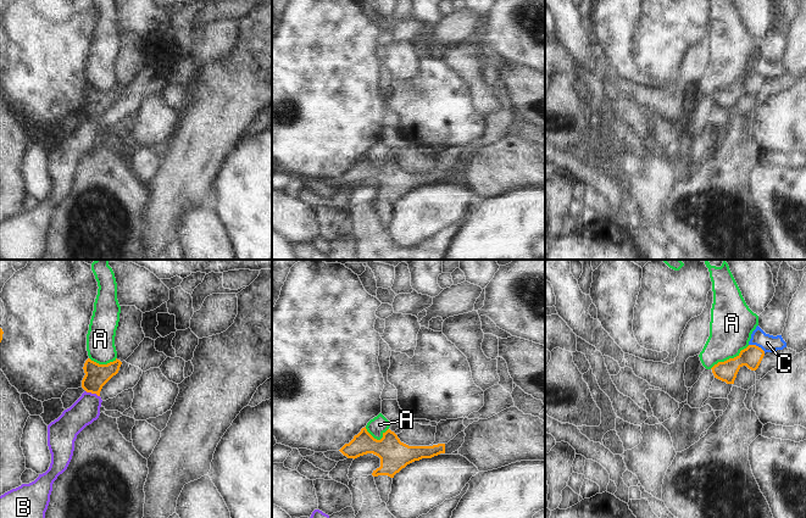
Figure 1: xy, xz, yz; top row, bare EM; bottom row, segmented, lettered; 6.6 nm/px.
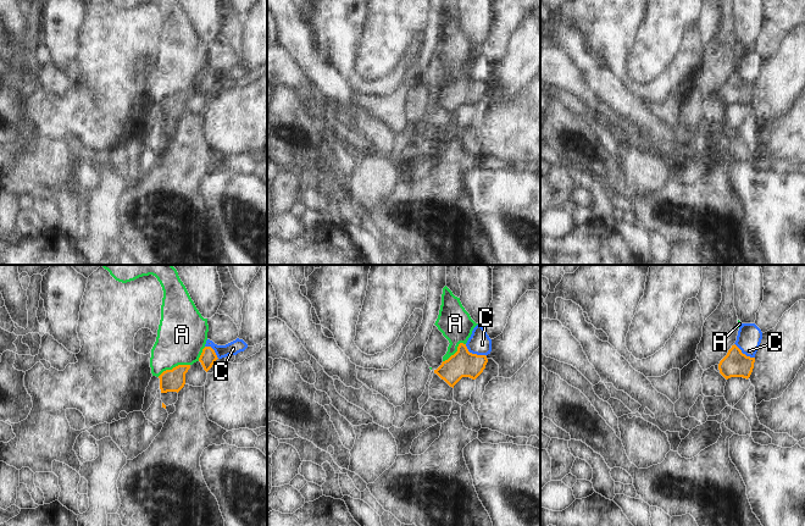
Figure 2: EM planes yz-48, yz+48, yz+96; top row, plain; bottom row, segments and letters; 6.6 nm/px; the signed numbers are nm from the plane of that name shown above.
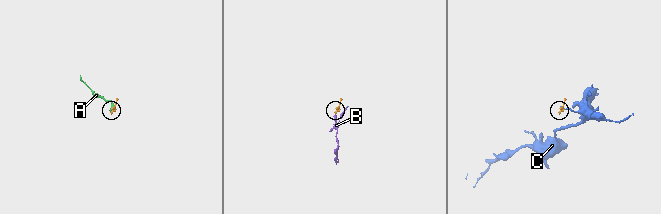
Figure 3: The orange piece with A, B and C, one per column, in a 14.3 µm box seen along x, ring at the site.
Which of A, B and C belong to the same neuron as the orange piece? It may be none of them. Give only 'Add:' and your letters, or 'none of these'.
Add: none of these

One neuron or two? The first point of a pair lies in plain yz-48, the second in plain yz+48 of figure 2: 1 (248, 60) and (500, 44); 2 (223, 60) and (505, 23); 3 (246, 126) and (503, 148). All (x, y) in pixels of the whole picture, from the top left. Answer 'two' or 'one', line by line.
1: two
2: one
3: one

